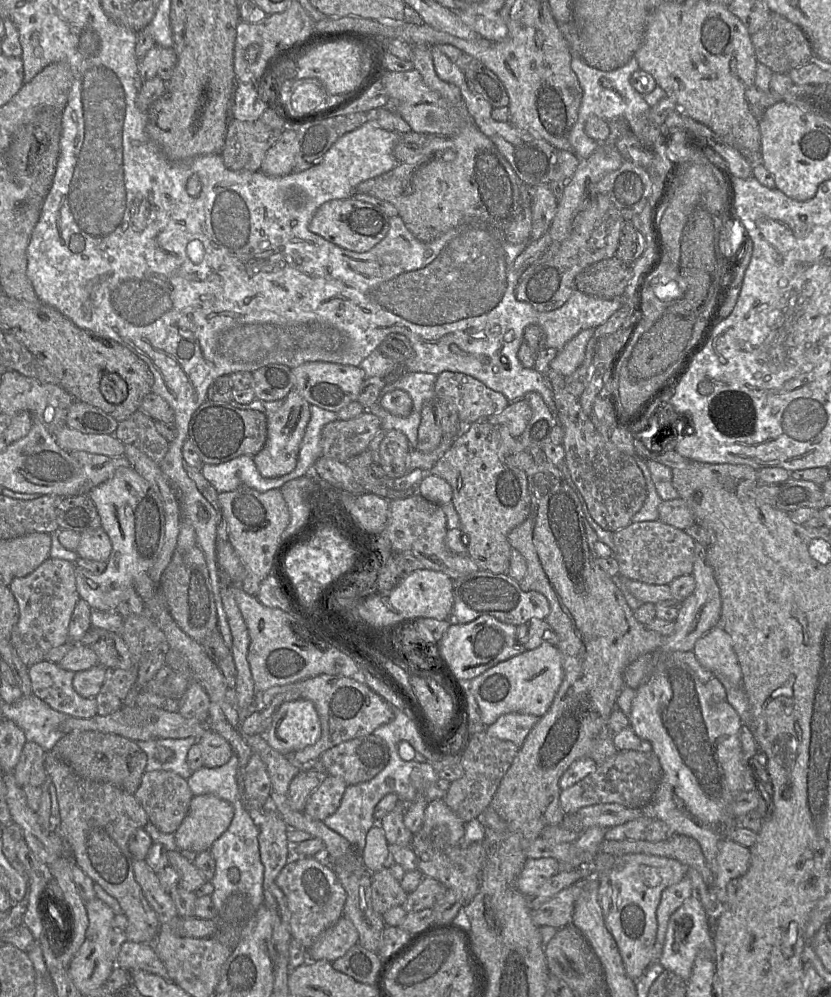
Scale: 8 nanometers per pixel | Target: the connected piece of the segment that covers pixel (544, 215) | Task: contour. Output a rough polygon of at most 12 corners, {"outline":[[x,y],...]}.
{"outline":[[548,185],[533,187],[530,240],[547,233],[557,210]]}

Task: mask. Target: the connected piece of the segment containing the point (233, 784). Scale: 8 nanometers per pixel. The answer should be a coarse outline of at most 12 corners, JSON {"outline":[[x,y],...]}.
{"outline":[[238,757],[187,778],[193,796],[214,794],[236,813]]}

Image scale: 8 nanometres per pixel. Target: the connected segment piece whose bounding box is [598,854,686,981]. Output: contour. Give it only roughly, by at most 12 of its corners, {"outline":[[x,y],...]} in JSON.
{"outline":[[624,854],[599,903],[625,970],[654,962],[656,910],[684,878],[676,859]]}

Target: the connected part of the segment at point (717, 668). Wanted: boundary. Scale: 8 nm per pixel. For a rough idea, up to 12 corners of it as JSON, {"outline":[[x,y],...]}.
{"outline":[[720,625],[693,649],[700,664],[742,685],[731,637]]}

